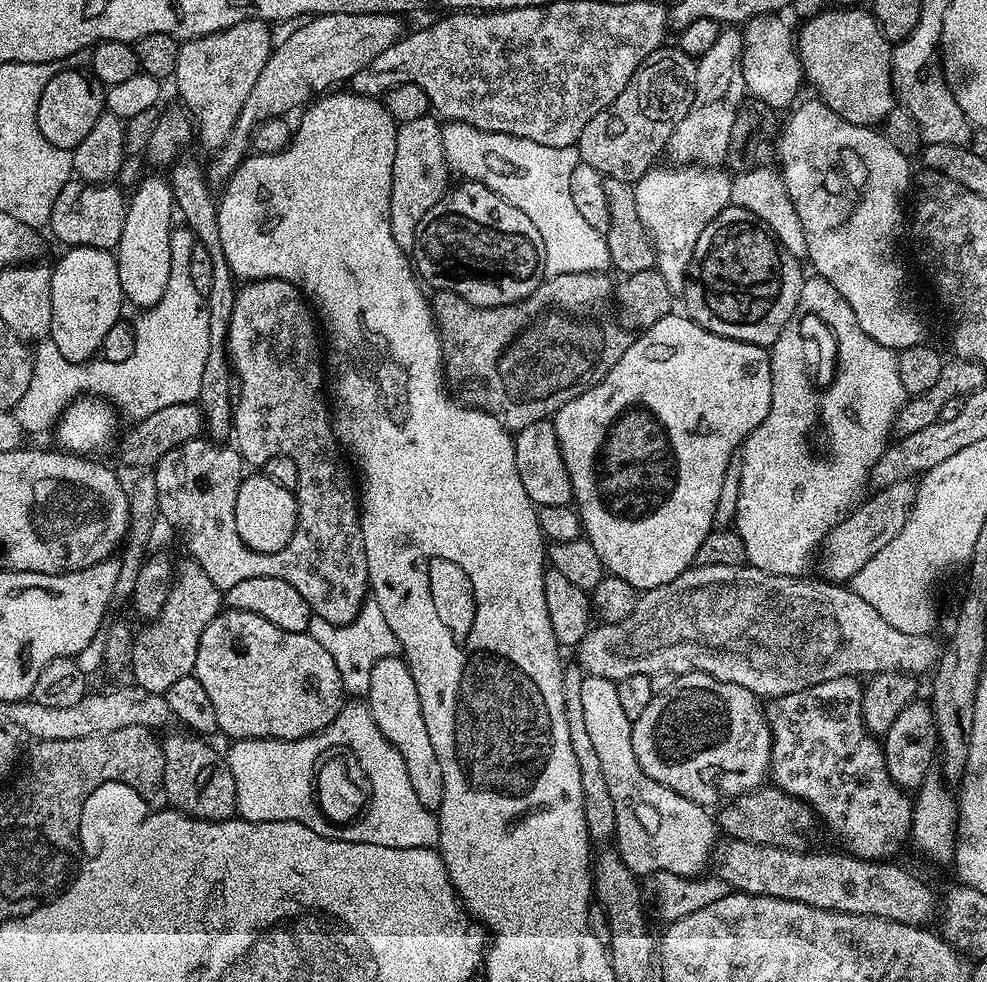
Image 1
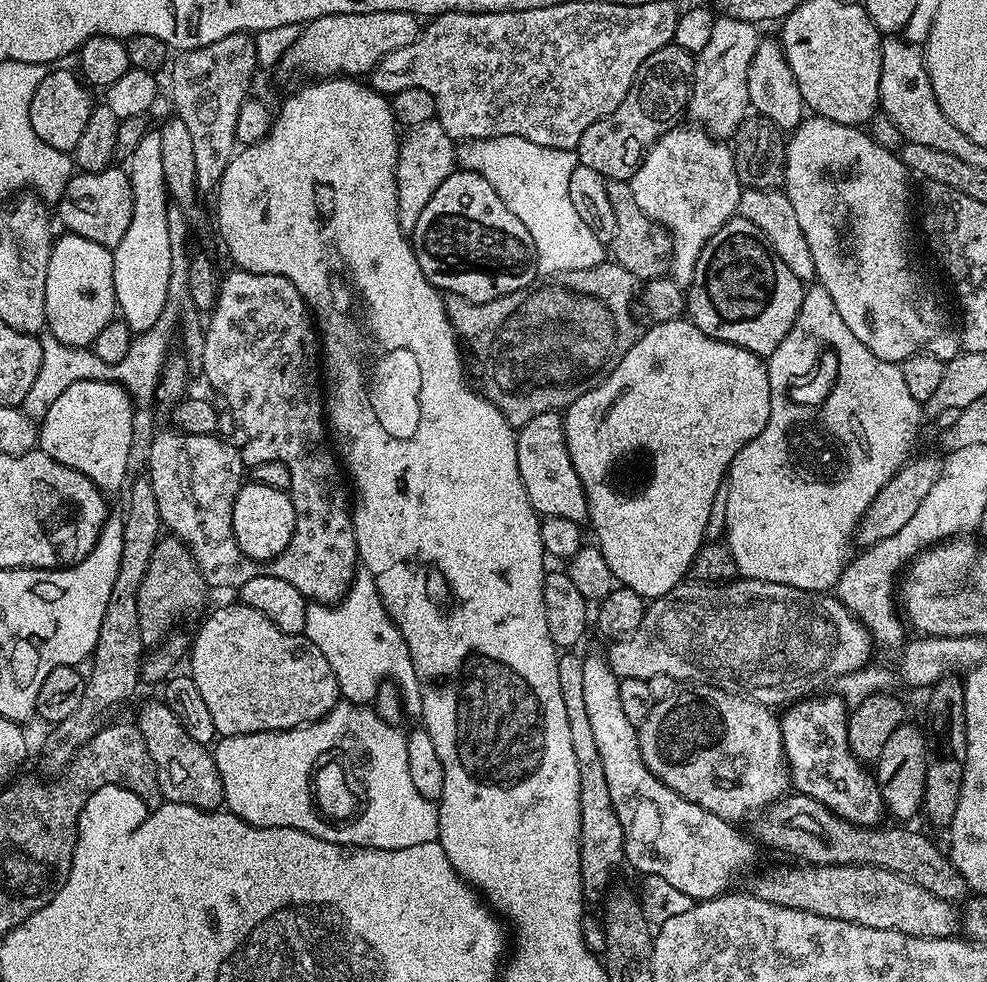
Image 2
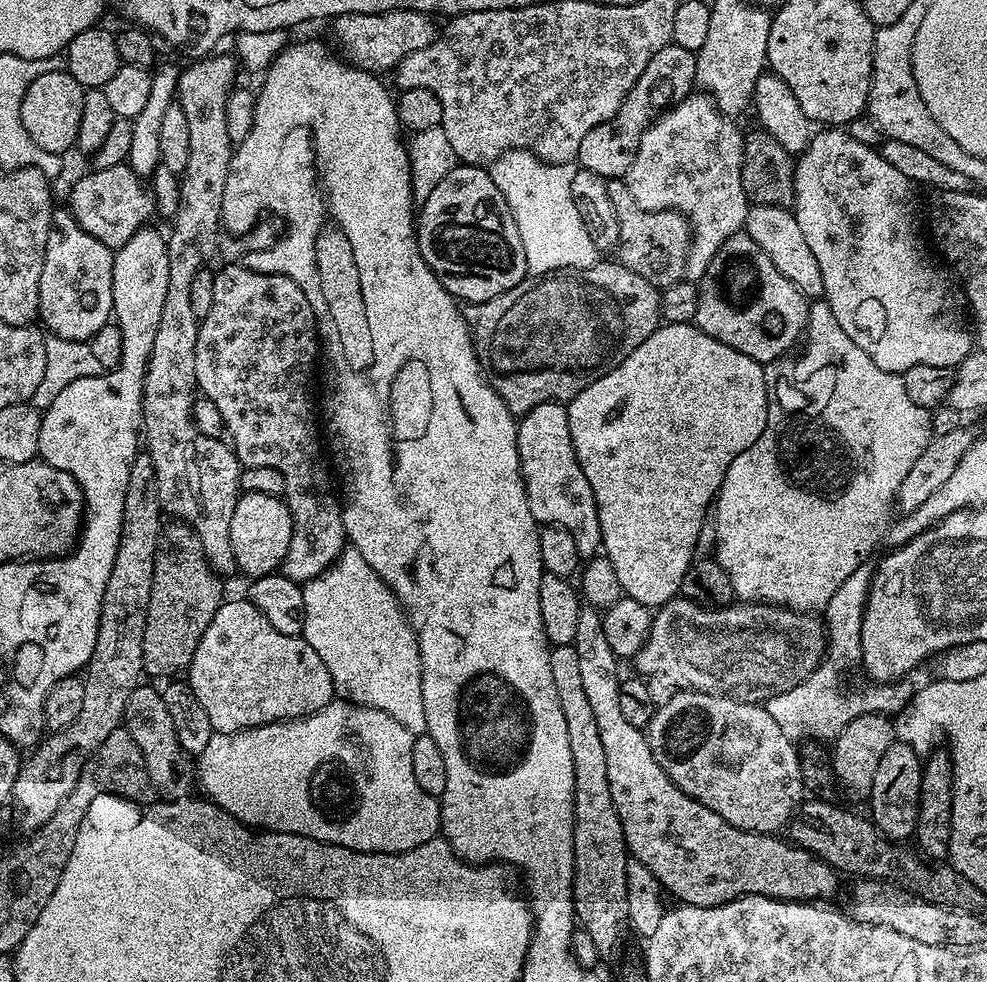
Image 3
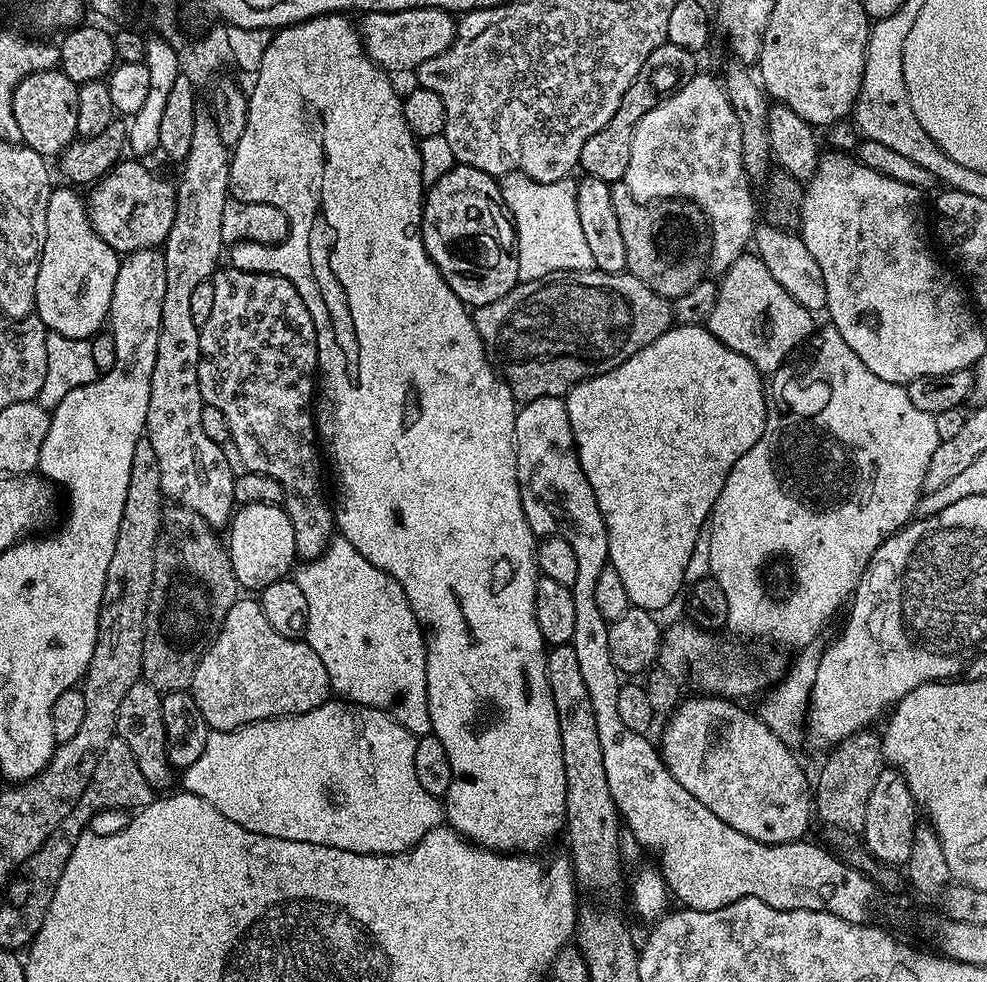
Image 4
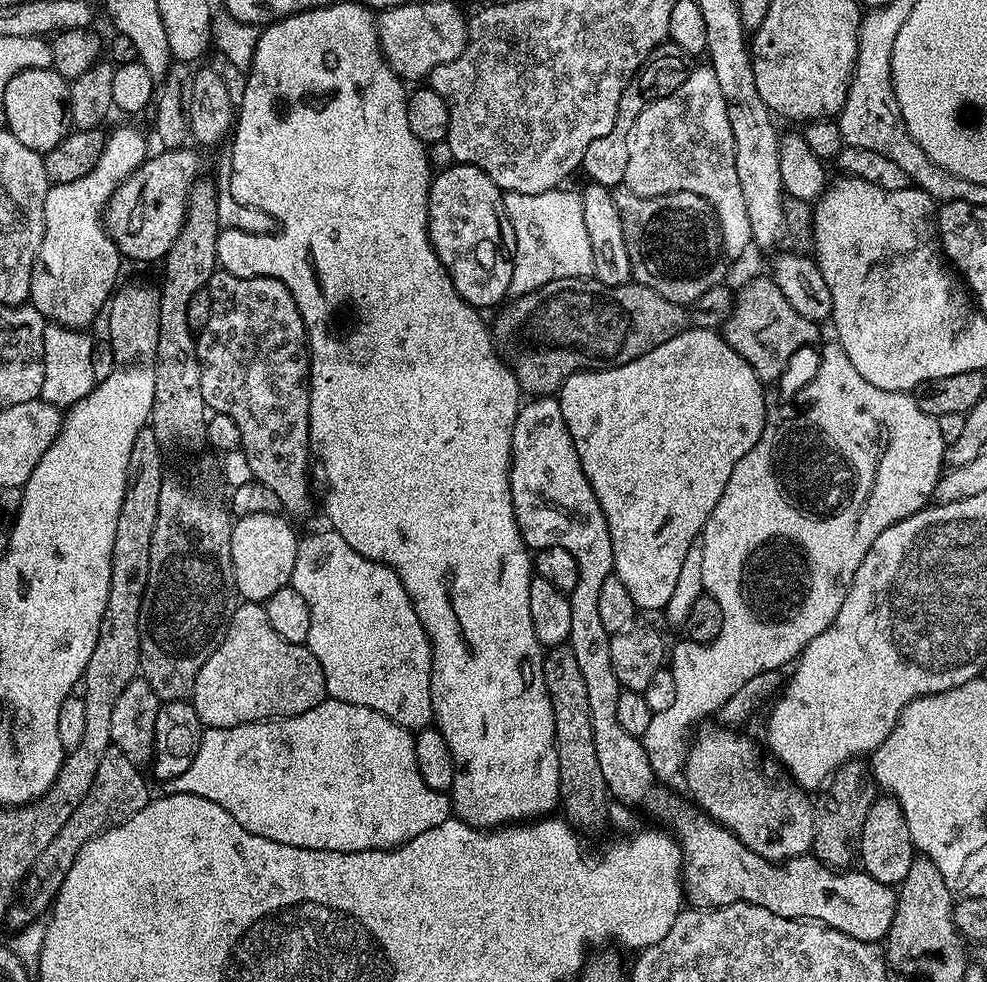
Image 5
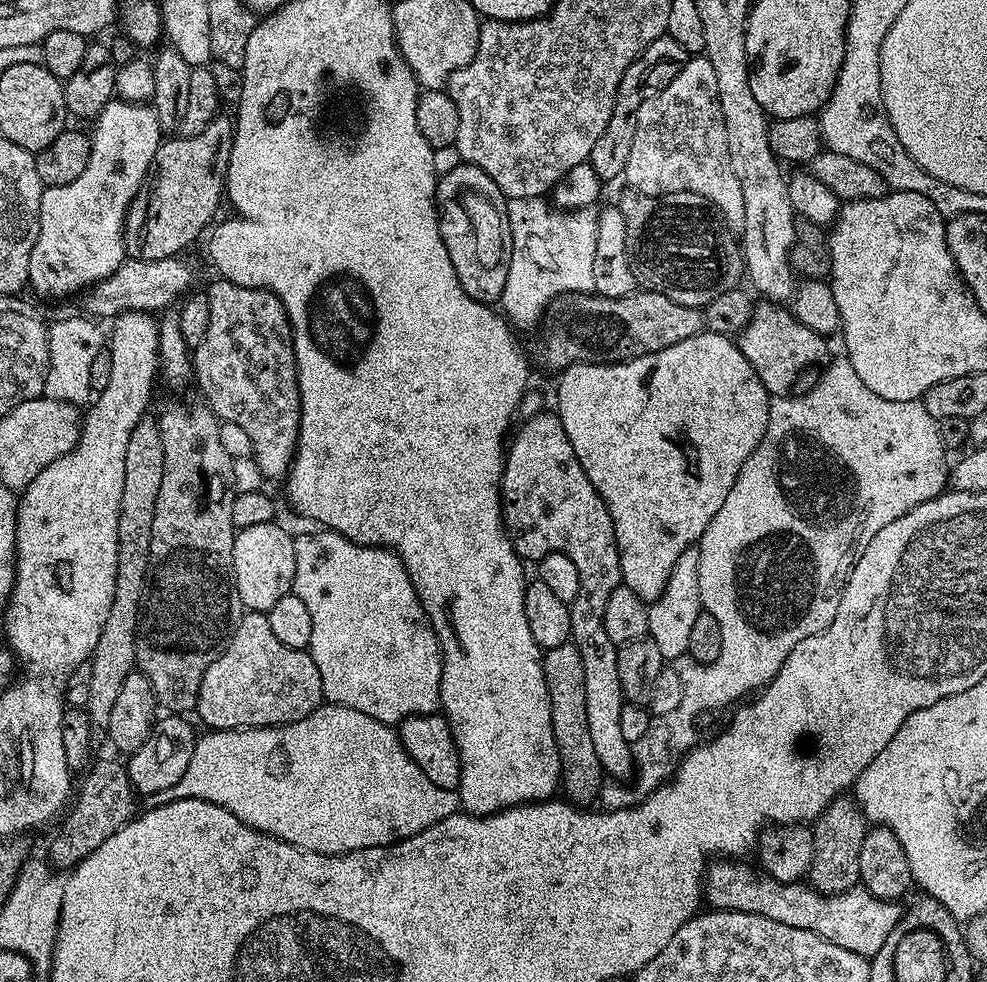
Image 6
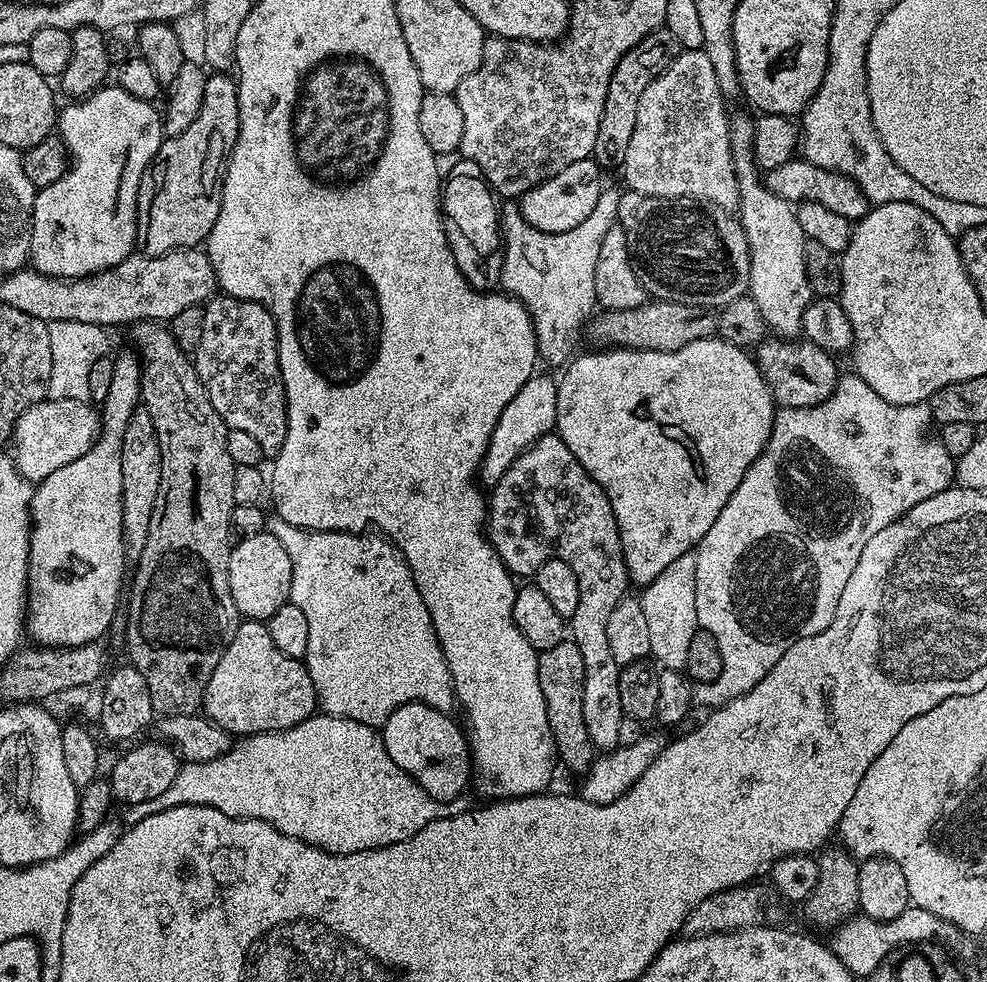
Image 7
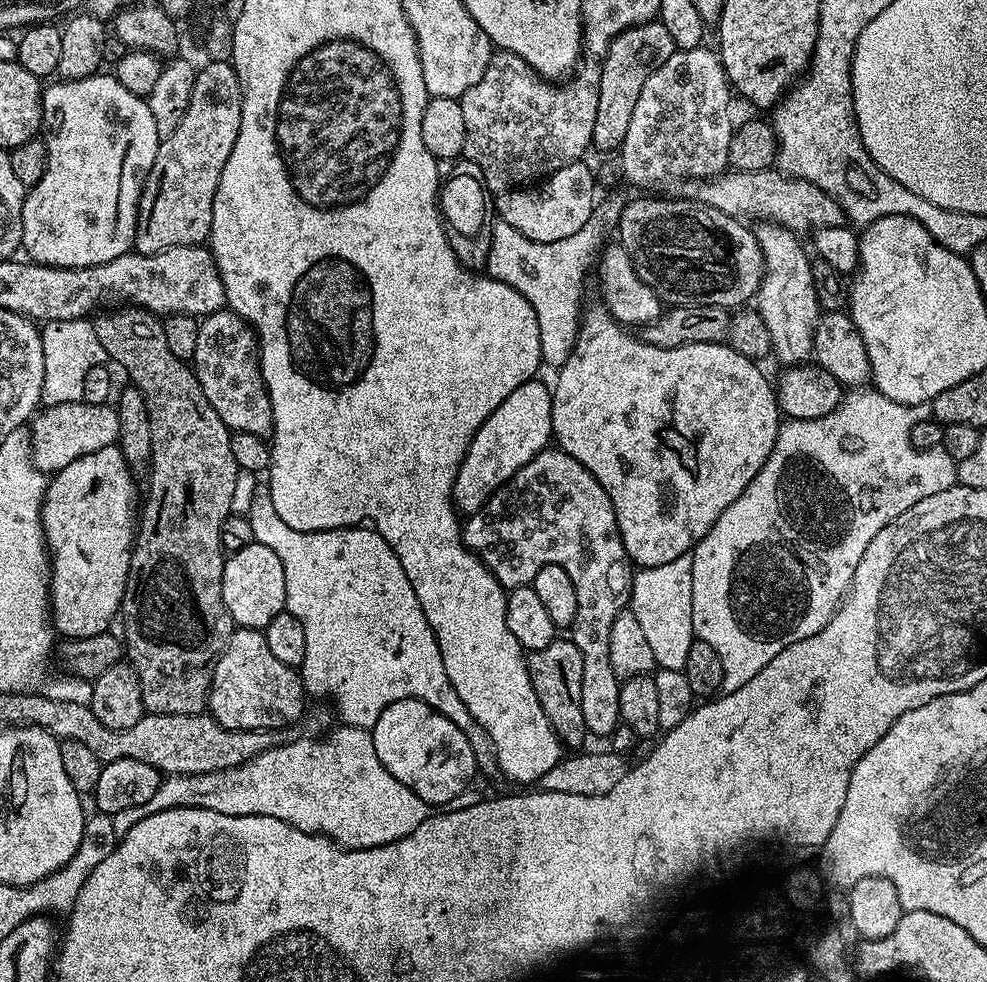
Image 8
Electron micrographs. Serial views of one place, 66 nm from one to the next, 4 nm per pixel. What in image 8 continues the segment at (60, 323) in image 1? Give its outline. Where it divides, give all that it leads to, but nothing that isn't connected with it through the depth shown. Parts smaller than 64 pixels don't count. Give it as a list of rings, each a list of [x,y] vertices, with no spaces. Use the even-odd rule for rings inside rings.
[[[105,74],[87,76],[82,80],[60,80],[59,82],[52,82],[56,84],[47,85],[47,87],[44,88],[44,122],[42,128],[45,133],[48,131],[48,136],[46,135],[46,167],[40,181],[27,189],[24,198],[24,206],[22,208],[22,226],[24,227],[24,242],[22,248],[25,253],[28,251],[27,259],[29,261],[45,264],[51,268],[89,268],[90,266],[105,264],[114,258],[124,256],[128,252],[133,251],[136,242],[136,223],[140,217],[140,196],[144,192],[144,181],[148,179],[148,171],[154,166],[154,158],[158,154],[158,146],[160,145],[162,137],[158,134],[158,122],[154,122],[154,114],[150,114],[150,106],[148,105],[147,99],[138,94],[130,94],[130,90],[126,90],[126,86],[122,86],[122,82],[118,82],[115,75],[104,75]]]

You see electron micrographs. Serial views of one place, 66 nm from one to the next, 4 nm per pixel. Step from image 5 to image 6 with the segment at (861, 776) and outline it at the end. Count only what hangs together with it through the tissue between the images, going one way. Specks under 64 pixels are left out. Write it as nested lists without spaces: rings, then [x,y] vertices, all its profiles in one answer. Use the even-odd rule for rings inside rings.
[[[837,798],[828,805],[812,828],[814,858],[810,873],[811,887],[825,896],[833,896],[835,892],[849,892],[860,884],[860,855],[865,831],[864,813],[855,799]]]

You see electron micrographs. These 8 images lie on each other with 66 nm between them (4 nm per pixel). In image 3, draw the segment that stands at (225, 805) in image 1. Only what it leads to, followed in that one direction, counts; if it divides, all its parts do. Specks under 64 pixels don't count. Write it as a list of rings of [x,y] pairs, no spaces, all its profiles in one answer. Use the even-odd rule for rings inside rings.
[[[148,682],[137,686],[134,694],[130,694],[126,701],[122,727],[128,731],[130,738],[134,738],[138,750],[142,750],[146,774],[150,774],[150,782],[157,797],[170,801],[183,800],[193,795],[194,764],[182,750],[178,734],[174,734],[174,722],[170,722],[170,710],[166,710],[166,702],[159,687],[151,688]]]

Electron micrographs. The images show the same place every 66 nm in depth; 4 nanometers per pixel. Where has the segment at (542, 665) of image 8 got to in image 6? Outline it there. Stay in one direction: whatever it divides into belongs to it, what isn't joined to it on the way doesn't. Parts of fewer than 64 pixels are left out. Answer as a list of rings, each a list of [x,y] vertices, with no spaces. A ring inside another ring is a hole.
[[[569,642],[547,649],[543,653],[542,663],[546,690],[550,694],[554,742],[560,755],[560,788],[563,799],[577,806],[595,805],[600,788],[606,783],[606,773],[598,762],[598,753],[590,738],[590,722],[586,722],[586,674],[582,670],[582,654],[578,654],[576,645]]]

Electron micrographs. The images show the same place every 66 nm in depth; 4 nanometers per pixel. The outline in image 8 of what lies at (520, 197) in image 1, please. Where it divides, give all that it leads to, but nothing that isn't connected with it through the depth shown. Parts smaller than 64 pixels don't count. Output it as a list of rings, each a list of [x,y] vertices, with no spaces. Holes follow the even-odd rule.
[[[608,196],[605,200],[603,197],[597,203],[596,212],[590,218],[590,222],[586,222],[586,226],[582,226],[582,230],[578,230],[578,234],[570,234],[570,238],[562,238],[562,242],[534,242],[504,220],[496,218],[491,221],[492,249],[486,265],[487,275],[502,278],[505,284],[518,290],[518,294],[522,294],[522,298],[526,298],[526,302],[530,302],[530,306],[538,318],[540,358],[547,367],[549,364],[552,370],[560,369],[568,361],[570,354],[576,348],[576,341],[581,337],[582,303],[580,304],[580,299],[584,296],[584,283],[588,280],[588,271],[591,270],[592,263],[595,260],[597,263],[598,257],[605,247],[604,235],[607,234],[608,228],[617,227],[625,203],[625,197]]]

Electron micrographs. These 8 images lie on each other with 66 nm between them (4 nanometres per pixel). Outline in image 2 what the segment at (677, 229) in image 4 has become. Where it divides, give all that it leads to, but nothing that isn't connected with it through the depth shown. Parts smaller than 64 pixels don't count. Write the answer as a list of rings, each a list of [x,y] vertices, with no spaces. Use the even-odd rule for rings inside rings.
[[[609,180],[606,194],[610,198],[610,206],[614,209],[614,238],[610,252],[614,255],[615,263],[620,264],[637,281],[647,282],[656,280],[668,272],[668,264],[672,261],[672,238],[656,220],[648,215],[634,202],[634,190],[627,180]]]

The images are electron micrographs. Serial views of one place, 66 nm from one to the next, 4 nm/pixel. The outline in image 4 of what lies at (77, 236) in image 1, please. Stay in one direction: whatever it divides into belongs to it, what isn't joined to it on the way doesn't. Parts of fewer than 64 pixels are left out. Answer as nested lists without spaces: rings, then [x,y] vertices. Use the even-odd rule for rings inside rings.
[[[136,158],[121,159],[119,164],[105,174],[101,180],[91,185],[86,196],[86,207],[90,226],[106,246],[110,246],[117,254],[127,254],[146,250],[147,248],[159,249],[166,237],[170,234],[170,226],[174,226],[176,213],[176,184],[173,181],[163,180],[156,172],[147,168],[147,163]]]

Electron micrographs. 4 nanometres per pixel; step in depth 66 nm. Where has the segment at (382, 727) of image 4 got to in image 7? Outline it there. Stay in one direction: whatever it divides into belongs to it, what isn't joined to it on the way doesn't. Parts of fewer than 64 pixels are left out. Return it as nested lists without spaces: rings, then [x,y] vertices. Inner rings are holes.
[[[314,714],[309,720],[304,720],[293,728],[278,730],[277,732],[253,732],[243,738],[237,739],[232,747],[218,758],[210,758],[206,762],[185,763],[180,769],[178,778],[174,778],[171,786],[164,793],[158,794],[158,798],[149,798],[147,802],[127,805],[123,809],[125,820],[123,820],[123,823],[131,826],[142,822],[142,818],[150,818],[150,814],[162,814],[162,810],[170,810],[174,806],[201,804],[202,806],[210,806],[227,816],[233,816],[235,820],[261,820],[270,826],[274,826],[282,834],[286,834],[290,838],[298,838],[310,846],[321,848],[324,852],[333,852],[336,856],[349,856],[355,852],[365,852],[366,850],[374,850],[375,848],[389,848],[392,844],[397,844],[414,834],[418,834],[418,830],[430,826],[430,822],[467,812],[469,811],[470,804],[467,804],[466,801],[467,799],[464,796],[459,796],[447,802],[435,800],[406,770],[402,770],[396,765],[394,758],[386,750],[383,735],[377,729],[366,726],[362,722],[354,722],[345,716]]]

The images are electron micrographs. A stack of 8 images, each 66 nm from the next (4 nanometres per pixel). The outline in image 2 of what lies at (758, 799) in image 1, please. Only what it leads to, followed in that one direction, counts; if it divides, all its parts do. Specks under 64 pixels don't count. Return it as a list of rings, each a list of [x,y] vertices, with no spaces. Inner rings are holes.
[[[799,794],[781,796],[767,808],[755,813],[751,817],[751,824],[750,836],[757,845],[765,844],[776,852],[796,856],[792,858],[806,864],[878,866],[910,878],[910,882],[922,886],[922,890],[930,890],[934,898],[953,902],[963,901],[970,892],[966,878],[962,878],[951,859],[945,853],[943,856],[922,833],[911,832],[908,826],[863,828],[861,824],[855,824],[834,814],[829,808],[822,806],[822,802]]]

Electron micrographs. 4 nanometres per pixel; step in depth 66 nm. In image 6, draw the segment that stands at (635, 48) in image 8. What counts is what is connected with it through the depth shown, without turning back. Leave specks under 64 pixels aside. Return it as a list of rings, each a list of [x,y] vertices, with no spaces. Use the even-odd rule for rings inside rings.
[[[666,34],[659,36],[642,54],[636,57],[636,61],[626,70],[622,82],[618,86],[618,94],[614,102],[614,110],[610,114],[610,122],[606,122],[606,130],[602,130],[602,138],[594,142],[594,150],[590,150],[586,163],[594,166],[594,174],[598,174],[601,182],[608,180],[620,180],[626,170],[626,158],[630,158],[630,142],[634,142],[634,130],[636,129],[636,115],[642,106],[642,102],[655,96],[657,92],[669,84],[682,70],[682,66],[690,58],[690,54],[674,38]]]

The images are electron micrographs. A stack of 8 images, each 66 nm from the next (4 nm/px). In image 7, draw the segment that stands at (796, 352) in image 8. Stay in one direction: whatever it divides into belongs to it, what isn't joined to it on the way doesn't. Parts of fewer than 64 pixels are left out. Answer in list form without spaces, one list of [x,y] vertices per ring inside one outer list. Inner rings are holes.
[[[733,115],[728,121],[730,130],[730,150],[734,162],[734,174],[740,191],[738,205],[738,219],[742,230],[746,234],[746,242],[750,246],[750,282],[748,290],[754,302],[758,302],[758,310],[762,310],[762,318],[769,329],[772,328],[777,337],[796,338],[801,335],[803,315],[806,314],[806,306],[812,303],[814,295],[810,282],[807,281],[806,258],[804,247],[806,237],[802,226],[796,217],[796,208],[789,201],[784,200],[778,194],[768,189],[767,183],[762,179],[762,170],[756,165],[754,158],[754,126],[755,119],[750,115]]]

